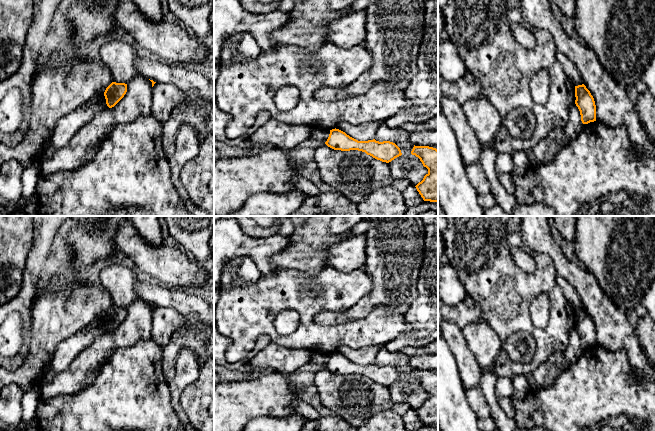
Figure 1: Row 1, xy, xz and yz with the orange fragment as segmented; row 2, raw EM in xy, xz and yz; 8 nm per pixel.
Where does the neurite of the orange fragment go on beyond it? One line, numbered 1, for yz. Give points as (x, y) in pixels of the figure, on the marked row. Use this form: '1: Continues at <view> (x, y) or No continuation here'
1: No continuation here

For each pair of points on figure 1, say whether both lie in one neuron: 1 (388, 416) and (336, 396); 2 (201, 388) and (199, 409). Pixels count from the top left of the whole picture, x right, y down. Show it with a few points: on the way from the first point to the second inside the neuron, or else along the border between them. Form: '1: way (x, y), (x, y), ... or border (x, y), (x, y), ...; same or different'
1: border (401, 415), (383, 409), (367, 420); different
2: way (201, 393), (201, 404); same

